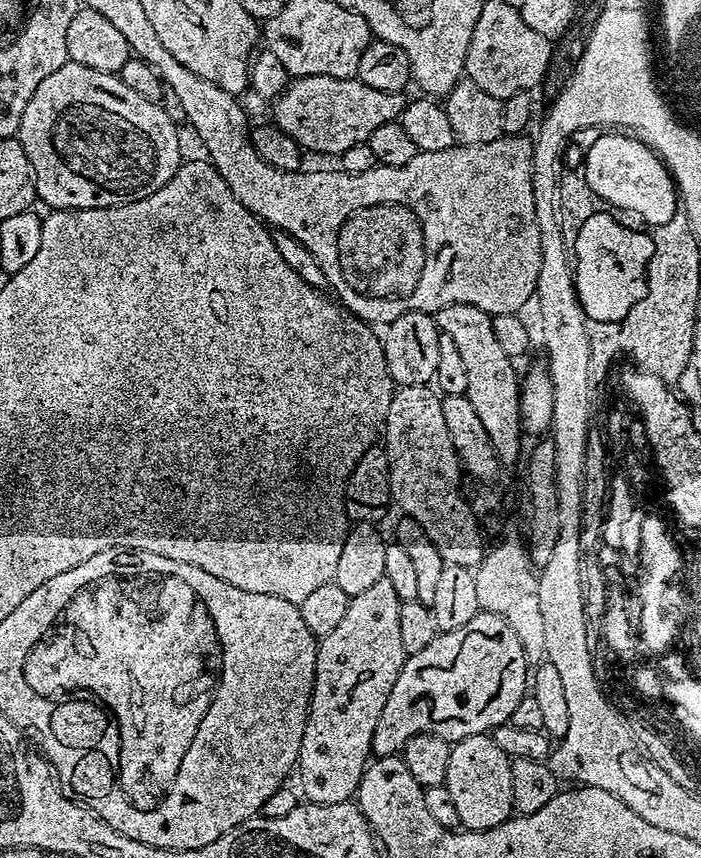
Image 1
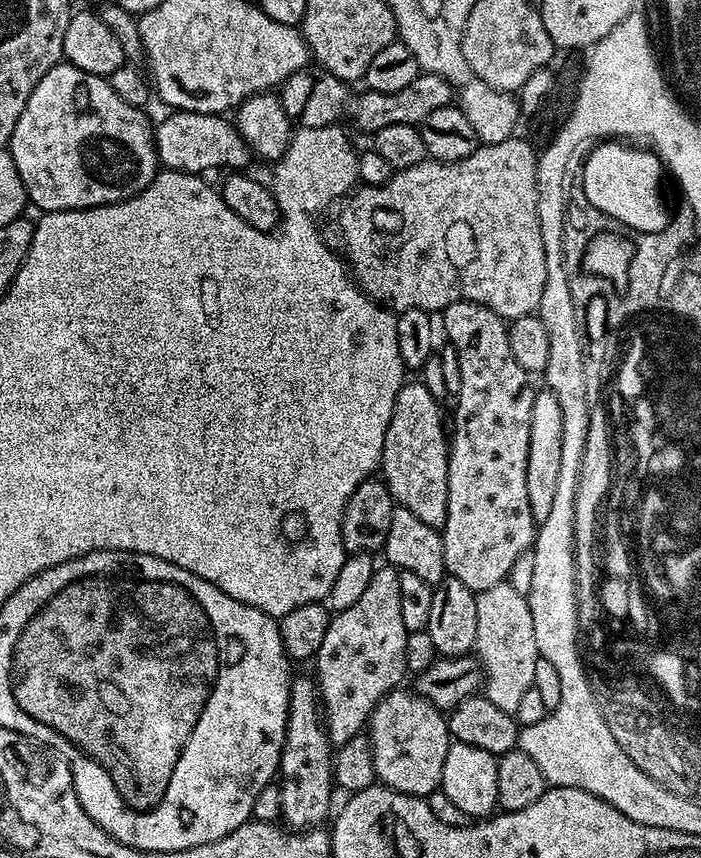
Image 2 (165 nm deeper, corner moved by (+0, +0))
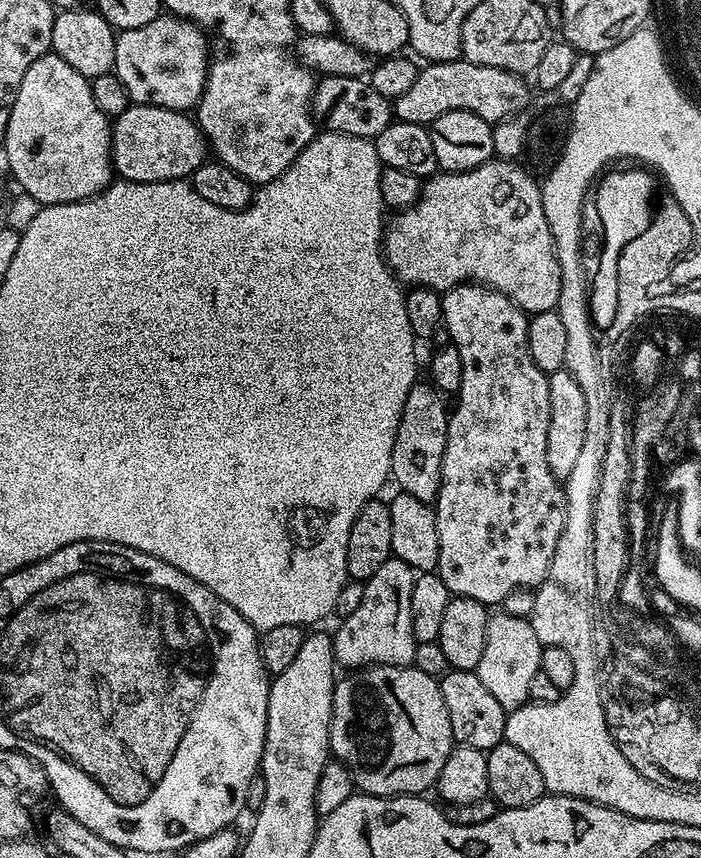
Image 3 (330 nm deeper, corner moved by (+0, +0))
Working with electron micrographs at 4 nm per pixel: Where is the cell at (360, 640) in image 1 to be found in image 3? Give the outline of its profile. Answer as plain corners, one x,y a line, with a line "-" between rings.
389,558
378,566
369,580
363,581
362,602
354,614
339,621
340,629
332,636
337,665
359,670
377,664
407,668
416,658
416,639
412,633
410,594
414,592
417,573
406,562

